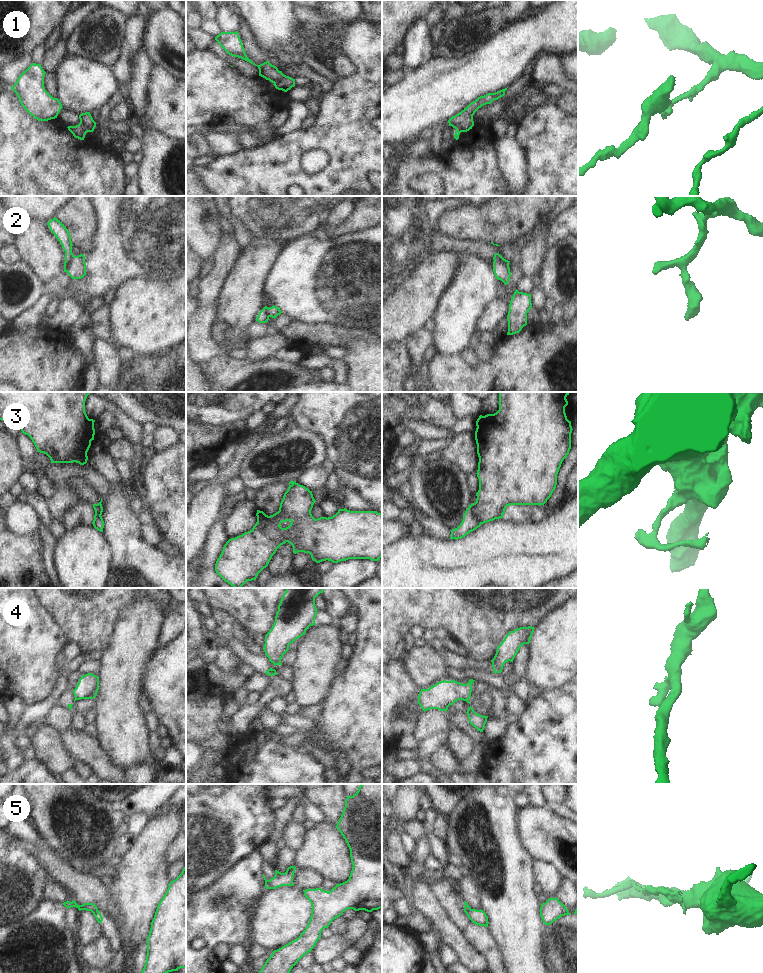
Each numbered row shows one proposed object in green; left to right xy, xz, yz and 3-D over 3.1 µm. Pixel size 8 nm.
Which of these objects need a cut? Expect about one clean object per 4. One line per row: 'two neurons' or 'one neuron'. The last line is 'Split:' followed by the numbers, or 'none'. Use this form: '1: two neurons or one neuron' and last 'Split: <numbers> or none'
1: two neurons
2: two neurons
3: two neurons
4: two neurons
5: two neurons
Split: 1, 2, 3, 4, 5

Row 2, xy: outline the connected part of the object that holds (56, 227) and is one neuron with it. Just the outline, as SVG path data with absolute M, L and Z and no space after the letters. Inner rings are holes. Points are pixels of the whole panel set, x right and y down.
M56 217L51 219L47 225L49 226L50 231L61 243L62 248L65 251L64 272L67 272L72 263L72 259L74 258L74 254L72 253L73 244L71 241L71 235L64 224Z

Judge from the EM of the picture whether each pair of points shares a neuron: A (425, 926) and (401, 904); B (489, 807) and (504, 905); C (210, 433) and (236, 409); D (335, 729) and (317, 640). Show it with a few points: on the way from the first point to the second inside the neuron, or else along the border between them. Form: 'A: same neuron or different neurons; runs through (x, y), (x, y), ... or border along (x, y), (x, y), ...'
A: same neuron; runs through (419, 922), (407, 910)
B: same neuron; runs through (493, 831), (504, 859), (505, 881)
C: different neurons; border along (241, 420), (217, 426), (203, 426), (196, 423)
D: different neurons; border along (337, 675), (331, 692), (321, 705)

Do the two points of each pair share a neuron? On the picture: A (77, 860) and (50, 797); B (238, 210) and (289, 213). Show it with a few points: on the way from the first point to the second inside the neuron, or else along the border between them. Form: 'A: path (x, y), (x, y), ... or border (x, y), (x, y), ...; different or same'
A: path (77, 844), (77, 830), (60, 813); same
B: path (251, 210), (276, 210); same

